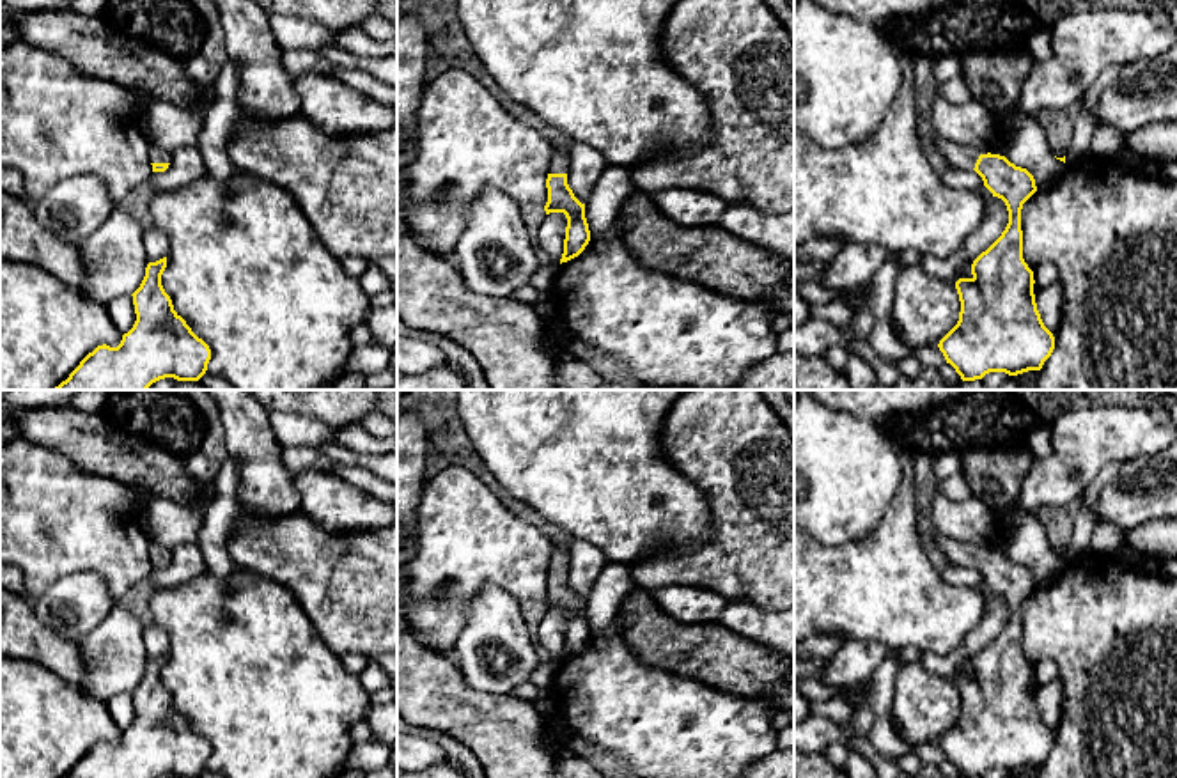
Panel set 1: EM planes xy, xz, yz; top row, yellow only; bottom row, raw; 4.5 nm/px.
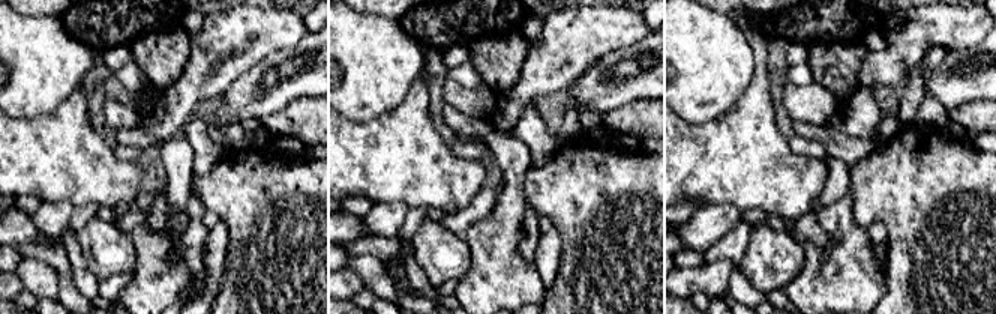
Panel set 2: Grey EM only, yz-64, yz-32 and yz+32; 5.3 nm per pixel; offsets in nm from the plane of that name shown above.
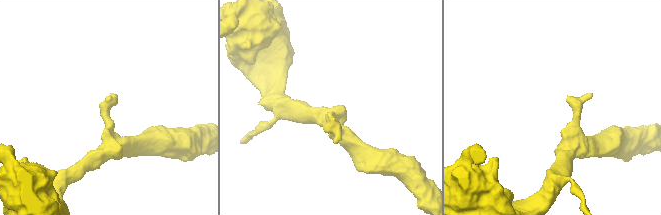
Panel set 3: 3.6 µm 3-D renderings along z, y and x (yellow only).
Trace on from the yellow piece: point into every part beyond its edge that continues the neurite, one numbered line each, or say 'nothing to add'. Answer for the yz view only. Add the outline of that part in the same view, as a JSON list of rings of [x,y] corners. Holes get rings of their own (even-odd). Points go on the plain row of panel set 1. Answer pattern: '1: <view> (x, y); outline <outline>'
1: yz (961, 553); outline [[[936,530],[936,541],[941,551],[945,553],[948,564],[955,564],[959,567],[973,567],[980,551],[987,551],[987,546],[977,546],[970,542],[961,542],[957,539],[950,539]]]

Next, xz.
1: xz (559, 559); outline [[[553,544],[550,553],[550,571],[567,571],[569,558],[571,553],[567,544]]]

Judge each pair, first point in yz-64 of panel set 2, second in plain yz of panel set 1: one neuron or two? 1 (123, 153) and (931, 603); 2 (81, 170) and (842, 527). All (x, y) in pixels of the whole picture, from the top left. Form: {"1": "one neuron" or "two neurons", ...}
{"1": "two neurons", "2": "two neurons"}

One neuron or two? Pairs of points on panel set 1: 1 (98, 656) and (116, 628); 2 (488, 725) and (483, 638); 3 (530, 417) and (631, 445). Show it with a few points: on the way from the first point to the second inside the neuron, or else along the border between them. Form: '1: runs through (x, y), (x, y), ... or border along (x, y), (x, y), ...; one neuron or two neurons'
1: runs through (105, 649), (116, 635); one neuron
2: border along (456, 661), (463, 677), (474, 688), (509, 693); two neurons
3: runs through (555, 417), (561, 417), (589, 445), (607, 445); one neuron

